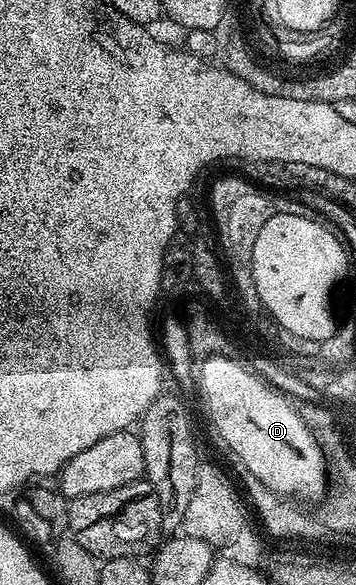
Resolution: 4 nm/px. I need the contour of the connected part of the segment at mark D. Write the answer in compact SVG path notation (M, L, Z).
M214 359L206 363L204 373L196 375L196 387L202 390L202 399L210 410L210 423L226 442L227 449L238 455L237 462L268 489L301 501L313 493L314 487L327 486L325 458L319 457L318 447L306 435L306 427L298 423L298 415L278 395L266 391L263 383L254 383L242 367L226 363L226 359Z

